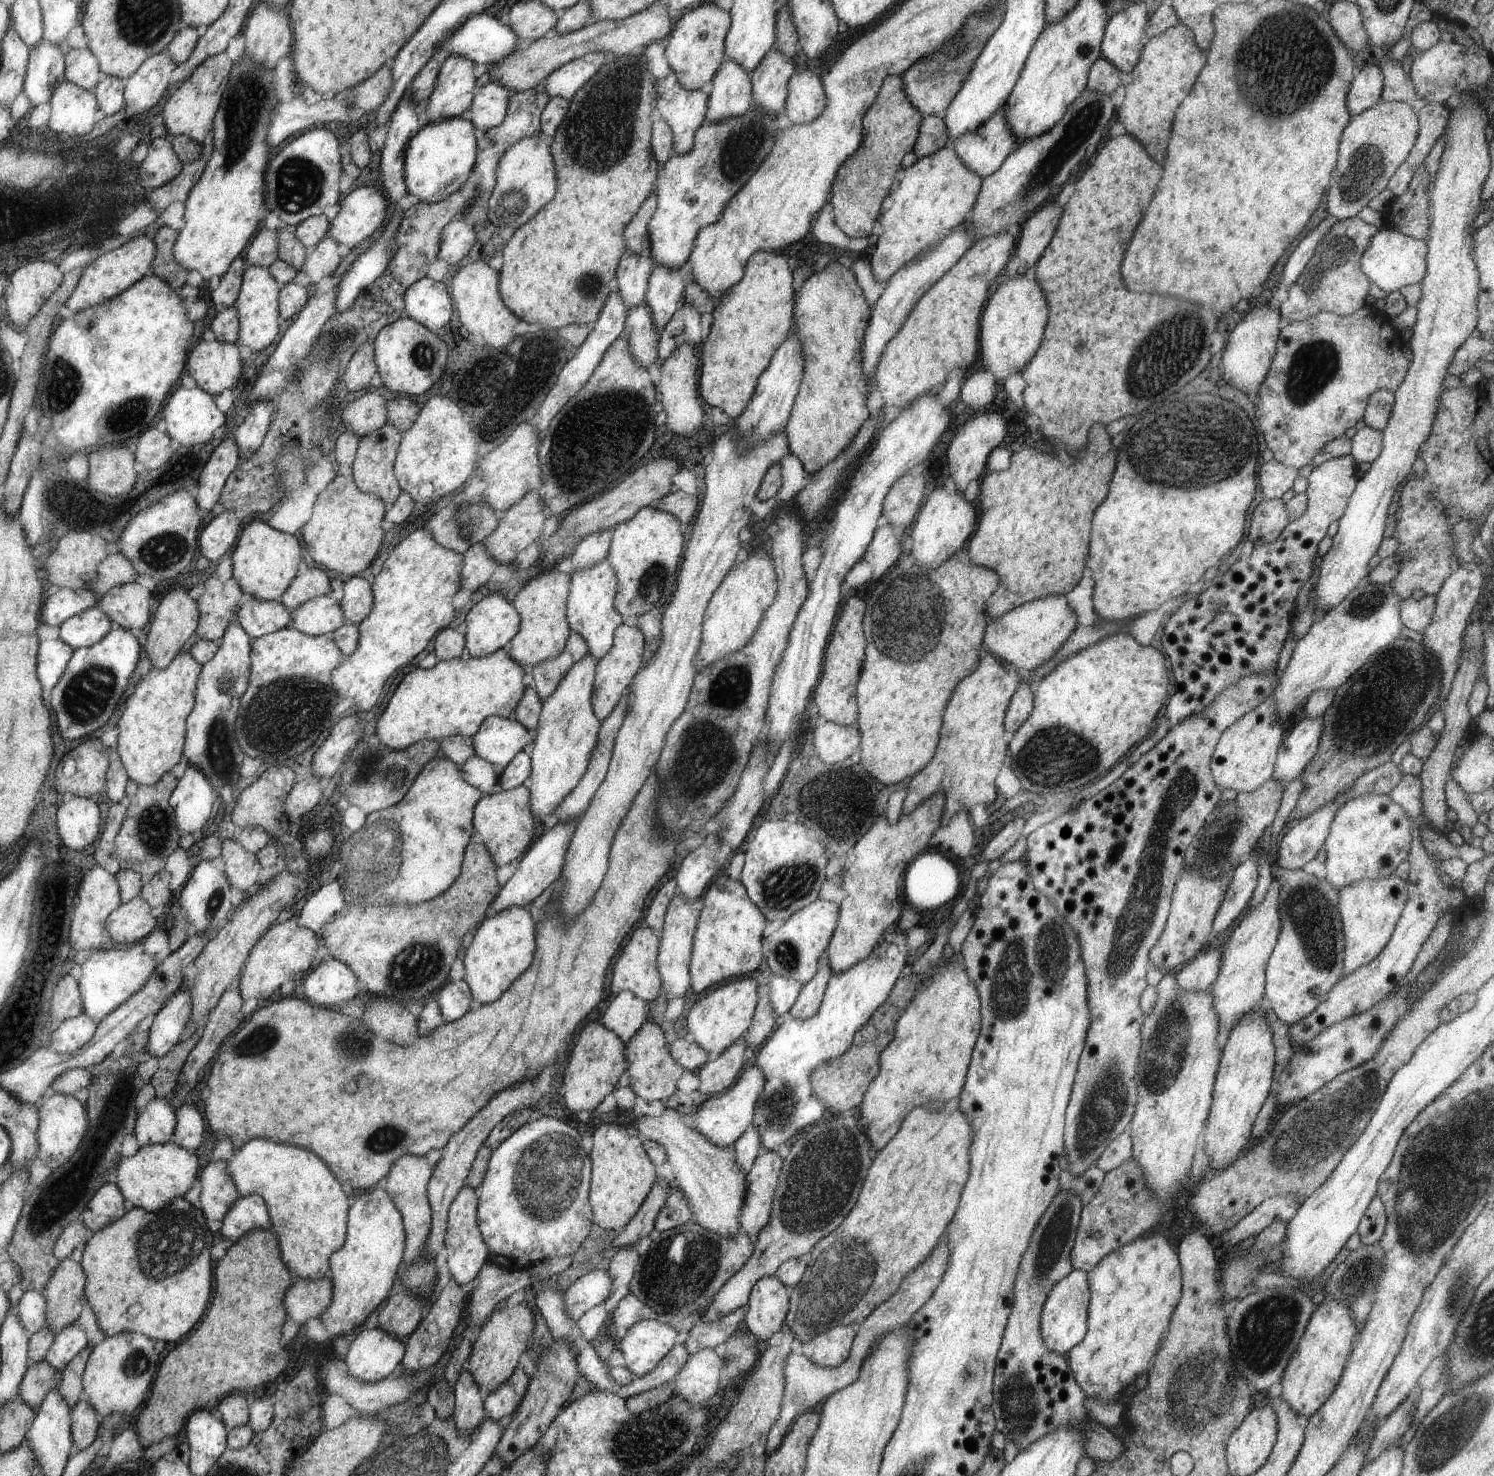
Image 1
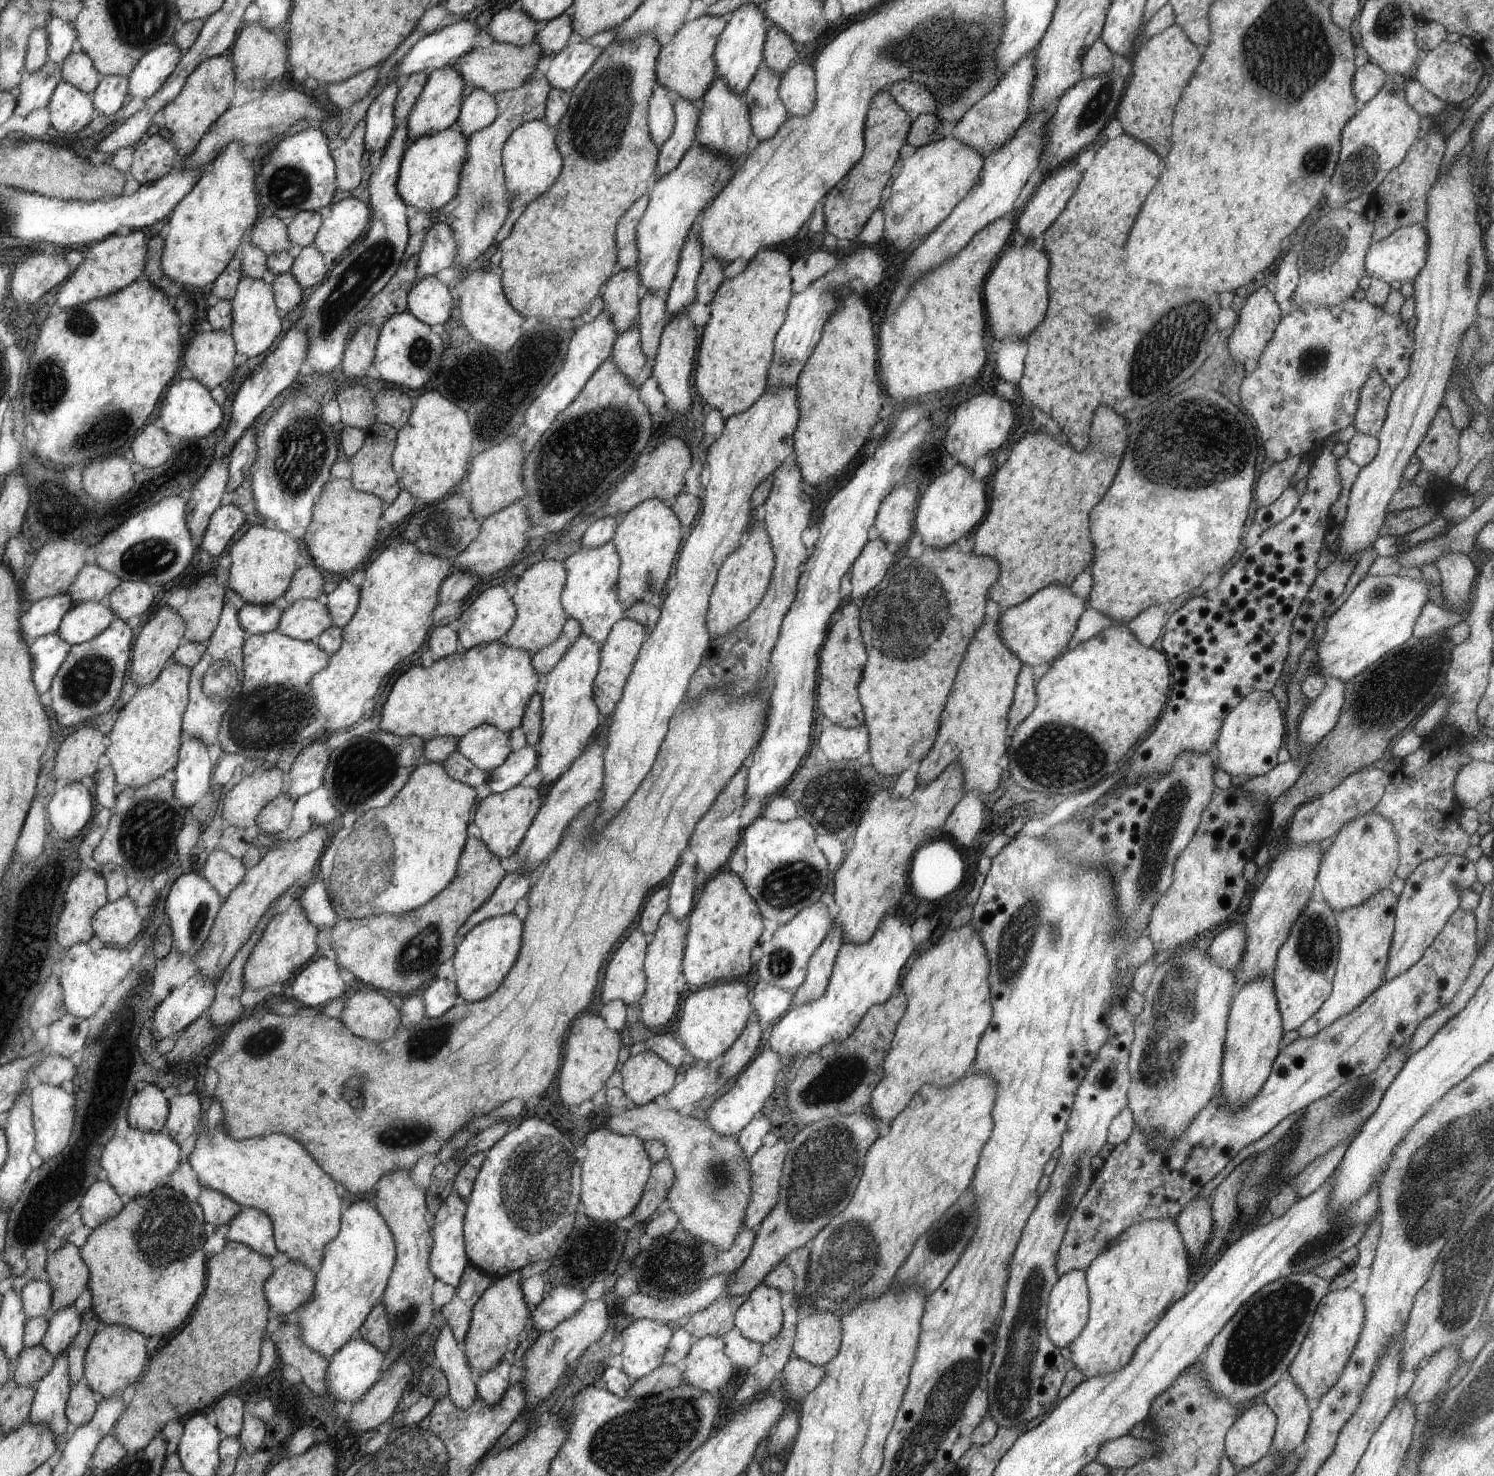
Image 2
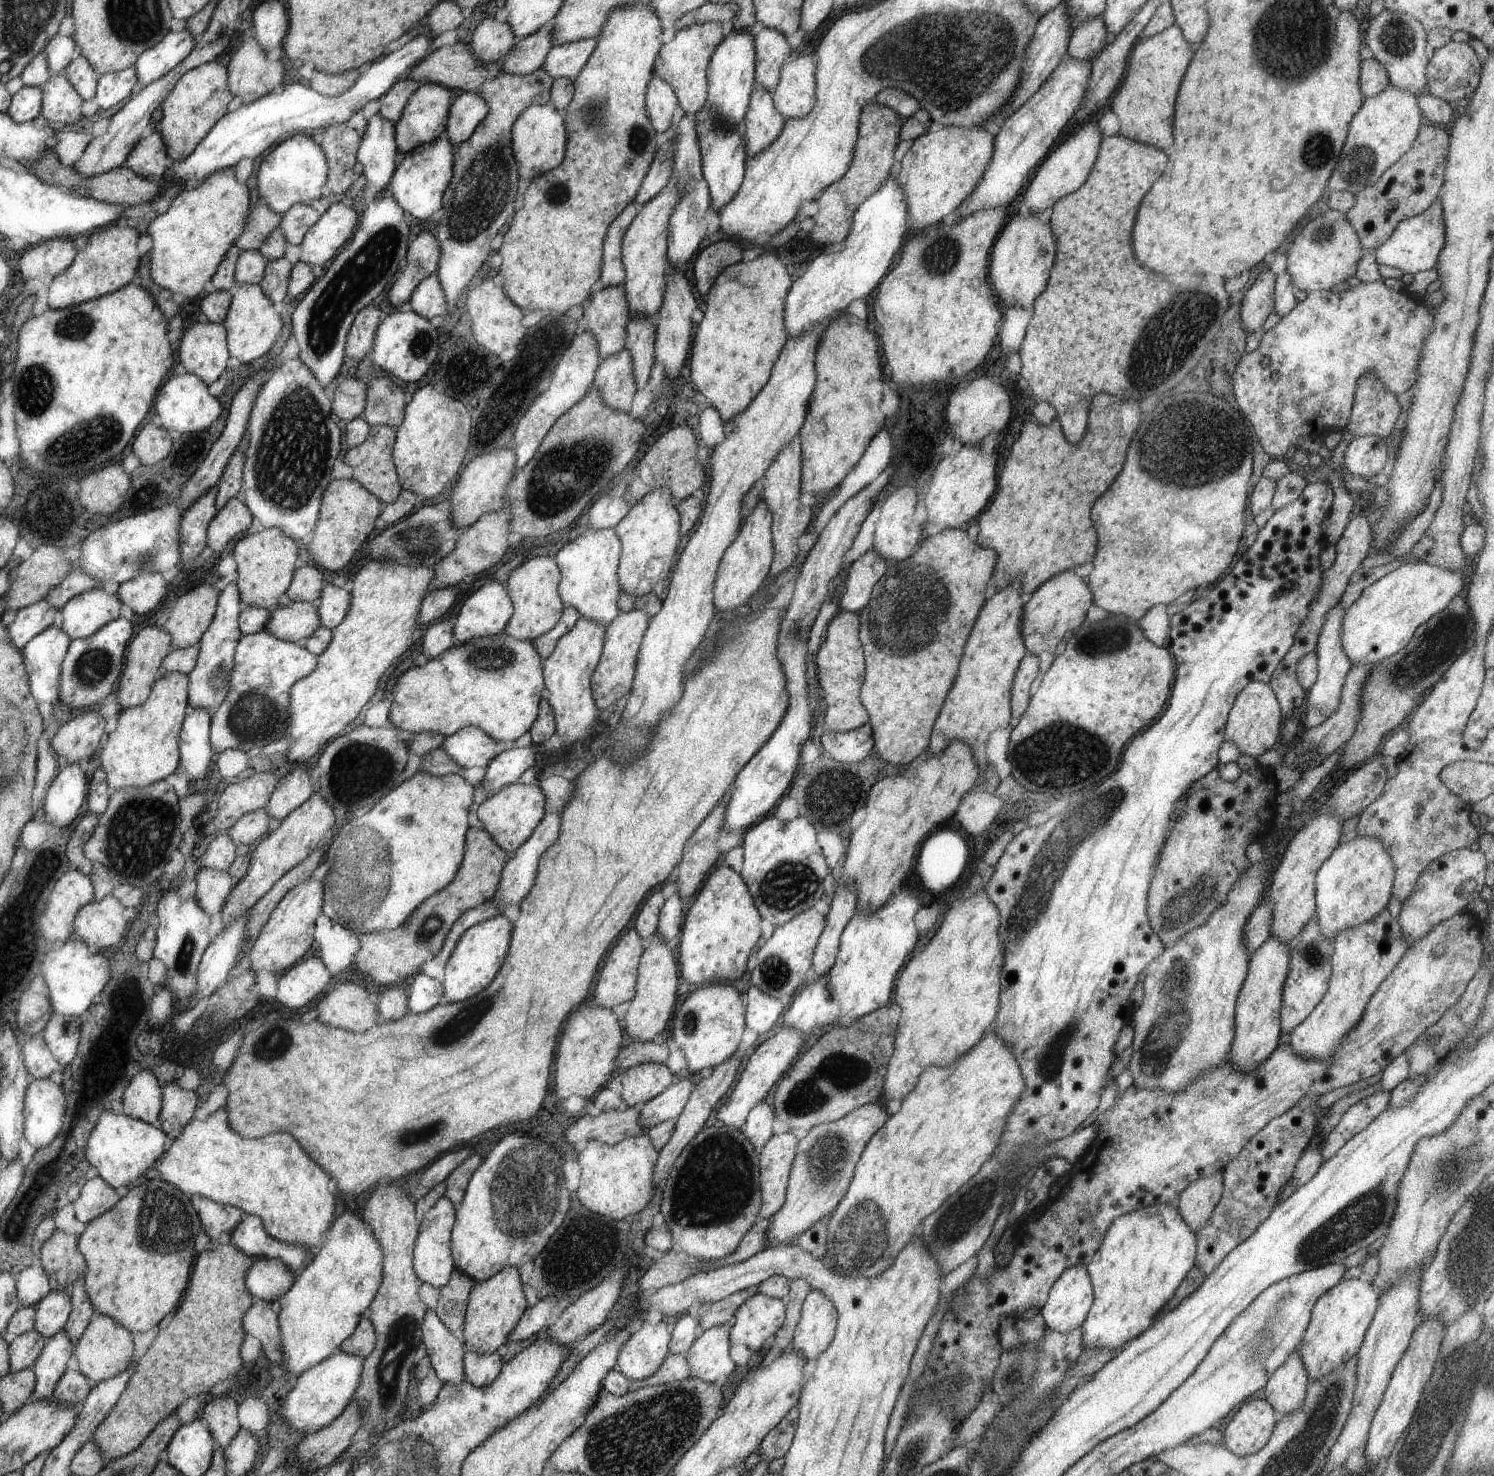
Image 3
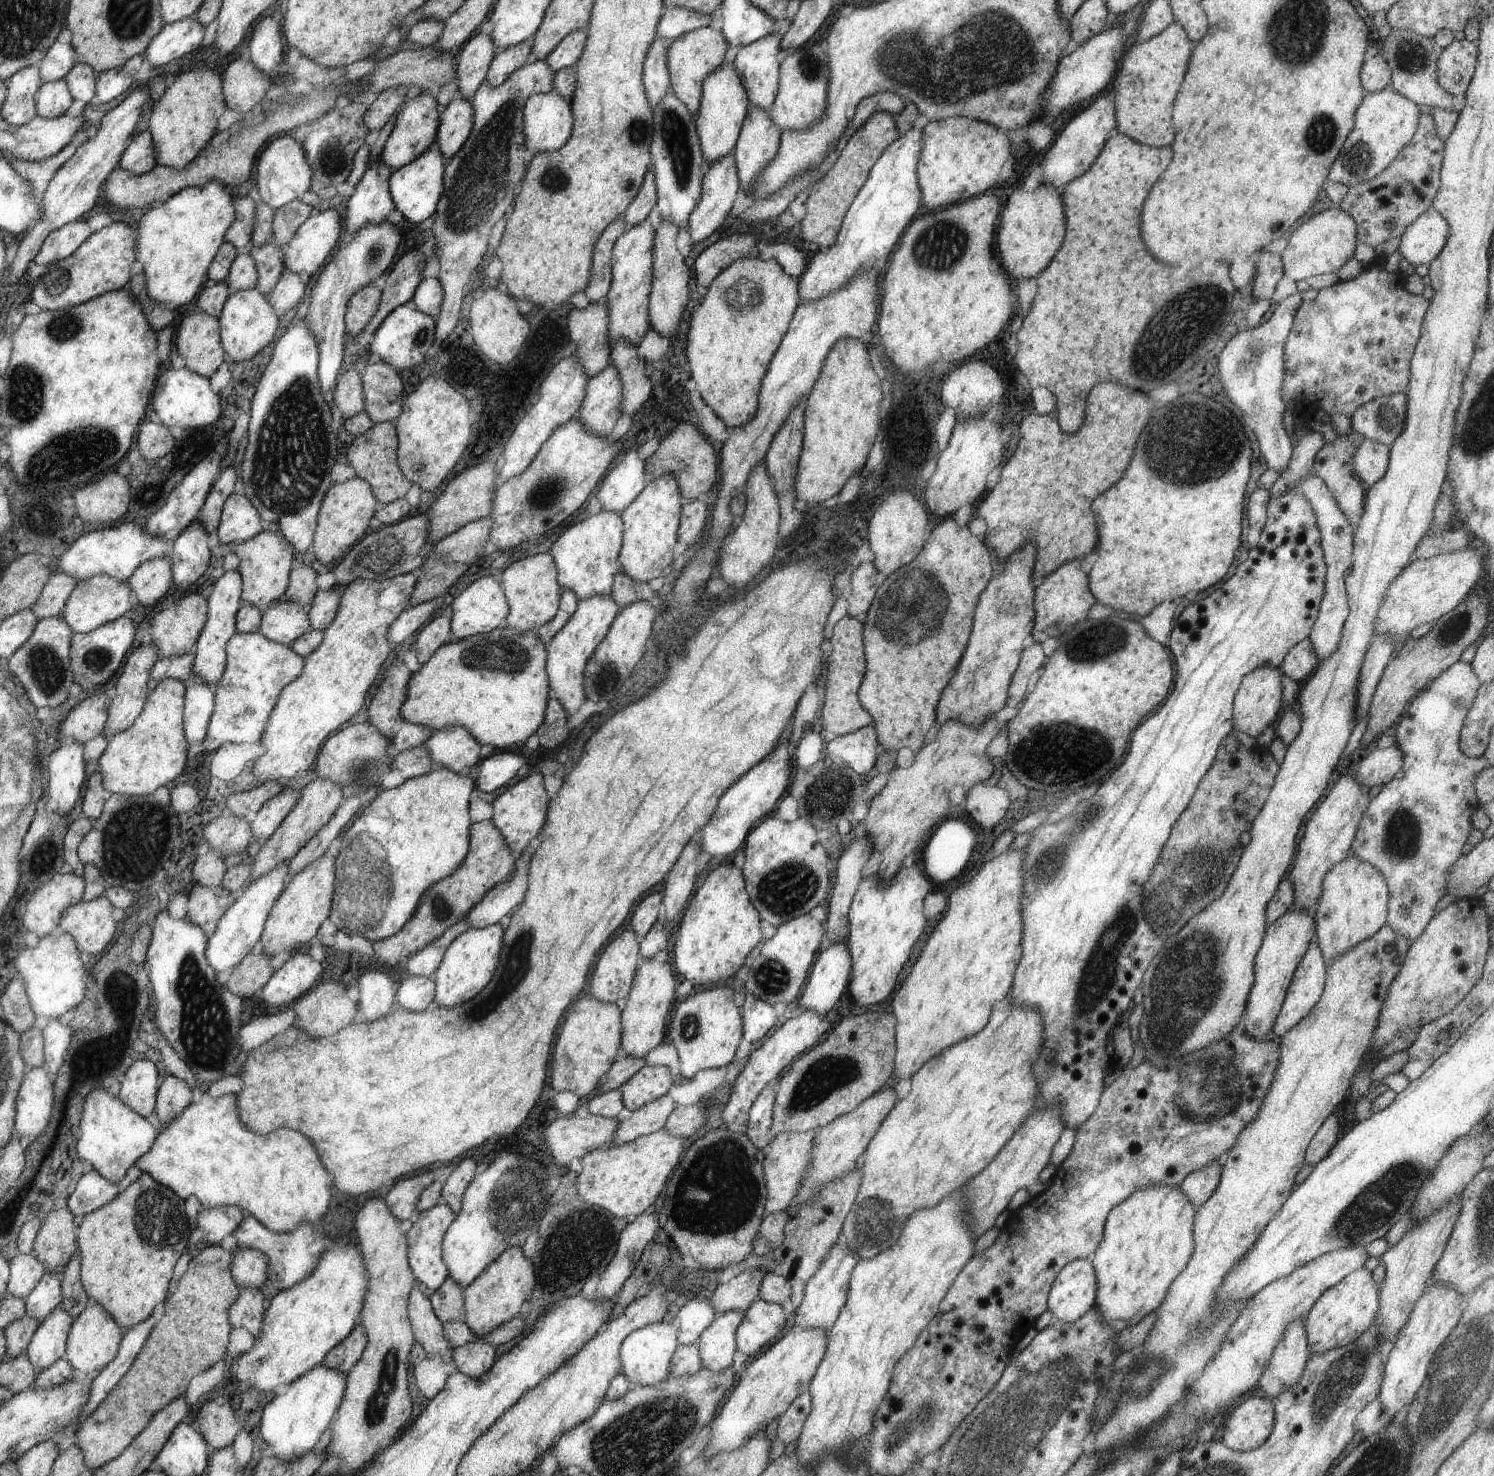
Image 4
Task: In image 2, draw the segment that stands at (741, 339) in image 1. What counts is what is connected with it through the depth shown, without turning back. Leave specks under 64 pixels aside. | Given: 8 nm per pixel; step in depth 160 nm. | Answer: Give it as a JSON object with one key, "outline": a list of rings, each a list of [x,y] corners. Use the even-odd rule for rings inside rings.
{"outline":[[[760,250],[750,259],[746,269],[732,280],[724,280],[726,266],[714,257],[706,260],[697,279],[697,300],[710,304],[710,319],[702,328],[701,350],[698,351],[698,368],[694,372],[695,390],[699,398],[722,413],[727,419],[749,410],[762,398],[768,388],[769,368],[773,362],[778,331],[788,318],[790,296],[790,260],[778,250]]]}

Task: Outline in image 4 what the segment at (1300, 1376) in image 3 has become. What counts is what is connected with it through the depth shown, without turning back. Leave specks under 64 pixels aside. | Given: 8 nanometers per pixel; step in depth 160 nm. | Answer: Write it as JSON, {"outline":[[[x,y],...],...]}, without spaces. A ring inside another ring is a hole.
{"outline":[[[1300,1319],[1291,1322],[1282,1340],[1275,1346],[1270,1362],[1259,1380],[1259,1387],[1270,1400],[1275,1399],[1298,1382],[1311,1355],[1305,1321]]]}

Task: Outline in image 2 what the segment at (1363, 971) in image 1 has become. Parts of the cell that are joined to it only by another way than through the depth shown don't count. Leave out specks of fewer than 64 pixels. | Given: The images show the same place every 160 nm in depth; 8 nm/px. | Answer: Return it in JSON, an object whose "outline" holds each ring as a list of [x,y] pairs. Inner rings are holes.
{"outline":[[[1440,855],[1420,863],[1413,873],[1405,880],[1403,891],[1399,895],[1399,903],[1395,908],[1395,925],[1388,955],[1385,973],[1382,975],[1382,984],[1400,976],[1422,958],[1426,949],[1436,940],[1446,921],[1460,906],[1460,893],[1465,888],[1477,888],[1477,872],[1475,864],[1466,860],[1462,855]]]}

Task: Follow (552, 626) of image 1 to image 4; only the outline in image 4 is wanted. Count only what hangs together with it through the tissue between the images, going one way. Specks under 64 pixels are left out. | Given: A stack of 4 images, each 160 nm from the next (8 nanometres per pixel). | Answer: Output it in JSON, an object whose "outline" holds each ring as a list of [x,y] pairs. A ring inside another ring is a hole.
{"outline":[[[548,552],[526,557],[505,570],[501,584],[505,589],[506,600],[509,600],[509,618],[506,619],[509,629],[520,633],[537,632],[556,616],[562,593],[557,574],[556,561]]]}

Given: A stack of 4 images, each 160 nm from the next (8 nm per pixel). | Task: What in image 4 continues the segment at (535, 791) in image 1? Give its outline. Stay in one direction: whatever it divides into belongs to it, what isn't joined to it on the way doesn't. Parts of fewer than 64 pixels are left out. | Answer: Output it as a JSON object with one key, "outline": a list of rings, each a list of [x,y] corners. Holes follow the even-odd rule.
{"outline":[[[602,595],[591,596],[579,601],[578,608],[567,625],[548,642],[548,672],[550,679],[550,696],[564,707],[567,718],[574,716],[578,708],[587,699],[585,691],[585,668],[588,666],[594,651],[609,632],[609,628],[620,614],[619,606],[614,599]]]}

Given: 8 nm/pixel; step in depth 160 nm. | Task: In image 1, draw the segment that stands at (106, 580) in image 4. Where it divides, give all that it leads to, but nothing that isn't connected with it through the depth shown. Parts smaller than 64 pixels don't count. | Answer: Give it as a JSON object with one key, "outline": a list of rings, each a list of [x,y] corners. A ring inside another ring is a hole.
{"outline":[[[92,607],[65,620],[59,627],[59,639],[77,649],[100,642],[109,634],[112,624],[106,613]]]}

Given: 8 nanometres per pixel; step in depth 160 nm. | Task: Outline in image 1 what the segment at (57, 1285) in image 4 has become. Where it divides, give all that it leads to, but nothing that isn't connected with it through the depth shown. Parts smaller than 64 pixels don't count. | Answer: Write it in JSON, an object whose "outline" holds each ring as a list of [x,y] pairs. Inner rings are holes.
{"outline":[[[74,1321],[70,1326],[55,1335],[45,1360],[50,1366],[62,1372],[66,1365],[89,1345],[86,1332],[77,1321]]]}

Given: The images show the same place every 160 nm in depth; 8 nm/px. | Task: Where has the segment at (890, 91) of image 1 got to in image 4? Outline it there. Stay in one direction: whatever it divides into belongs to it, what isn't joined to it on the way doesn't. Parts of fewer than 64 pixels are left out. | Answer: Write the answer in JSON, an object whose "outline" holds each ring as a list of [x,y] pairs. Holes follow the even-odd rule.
{"outline":[[[907,103],[896,118],[887,112],[875,112],[858,130],[846,138],[845,146],[834,166],[817,185],[814,184],[811,195],[805,202],[806,215],[798,224],[802,239],[824,247],[831,247],[836,242],[844,215],[862,185],[868,180],[870,169],[890,144],[899,136],[910,132],[910,129],[914,129],[918,114],[918,107],[914,103]]]}

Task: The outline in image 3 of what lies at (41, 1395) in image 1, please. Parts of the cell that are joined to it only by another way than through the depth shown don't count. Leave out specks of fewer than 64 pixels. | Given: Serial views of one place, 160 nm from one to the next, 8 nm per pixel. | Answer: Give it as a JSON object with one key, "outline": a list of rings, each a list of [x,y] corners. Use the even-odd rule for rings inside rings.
{"outline":[[[35,1330],[17,1336],[9,1343],[9,1360],[14,1373],[32,1367],[47,1343],[47,1338]]]}

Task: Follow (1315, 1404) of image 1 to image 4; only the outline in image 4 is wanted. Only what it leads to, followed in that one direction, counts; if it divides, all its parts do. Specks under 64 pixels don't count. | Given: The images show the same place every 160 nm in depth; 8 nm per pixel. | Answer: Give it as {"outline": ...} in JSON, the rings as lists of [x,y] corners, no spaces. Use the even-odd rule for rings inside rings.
{"outline":[[[1358,1269],[1345,1276],[1338,1284],[1332,1285],[1314,1303],[1314,1306],[1307,1314],[1305,1329],[1307,1332],[1308,1344],[1312,1354],[1322,1355],[1336,1347],[1343,1347],[1352,1344],[1362,1333],[1370,1331],[1375,1326],[1376,1313],[1379,1309],[1379,1286],[1373,1279],[1371,1271]]]}

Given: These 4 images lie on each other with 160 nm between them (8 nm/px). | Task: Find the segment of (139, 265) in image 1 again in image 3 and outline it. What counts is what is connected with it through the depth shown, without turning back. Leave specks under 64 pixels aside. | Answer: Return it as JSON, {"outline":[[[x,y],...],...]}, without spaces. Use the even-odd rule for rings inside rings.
{"outline":[[[114,224],[92,232],[82,252],[77,252],[71,265],[63,270],[62,274],[56,275],[49,285],[44,298],[50,309],[73,307],[109,295],[126,286],[134,278],[136,262],[140,260],[136,242],[138,242],[138,232],[132,230],[132,227]]]}

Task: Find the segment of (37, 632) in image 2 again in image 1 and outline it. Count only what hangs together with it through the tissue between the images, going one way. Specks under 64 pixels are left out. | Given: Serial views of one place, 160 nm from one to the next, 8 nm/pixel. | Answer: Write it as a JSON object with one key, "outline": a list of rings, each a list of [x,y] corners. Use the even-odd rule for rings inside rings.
{"outline":[[[62,587],[58,592],[47,596],[42,609],[42,622],[60,626],[65,620],[96,606],[97,596],[90,589]]]}

